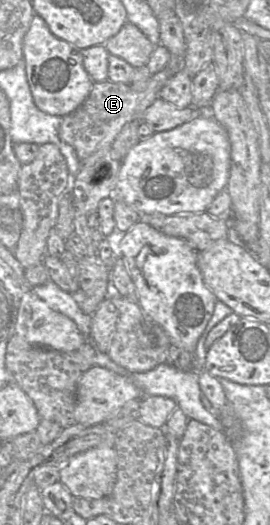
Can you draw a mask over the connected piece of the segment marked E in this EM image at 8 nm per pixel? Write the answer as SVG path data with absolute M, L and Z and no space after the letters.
M171 57L168 66L152 75L144 89L132 89L130 85L110 80L94 82L85 101L74 112L62 117L60 139L74 148L80 160L101 149L111 147L127 123L141 121L145 110L159 98L160 91L168 80L181 70L183 70L183 57Z

